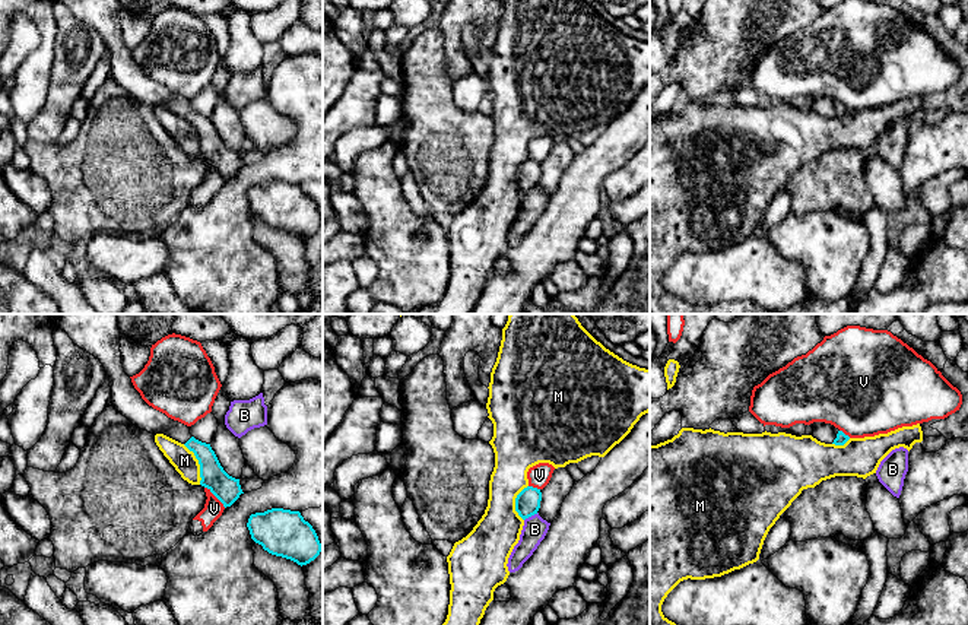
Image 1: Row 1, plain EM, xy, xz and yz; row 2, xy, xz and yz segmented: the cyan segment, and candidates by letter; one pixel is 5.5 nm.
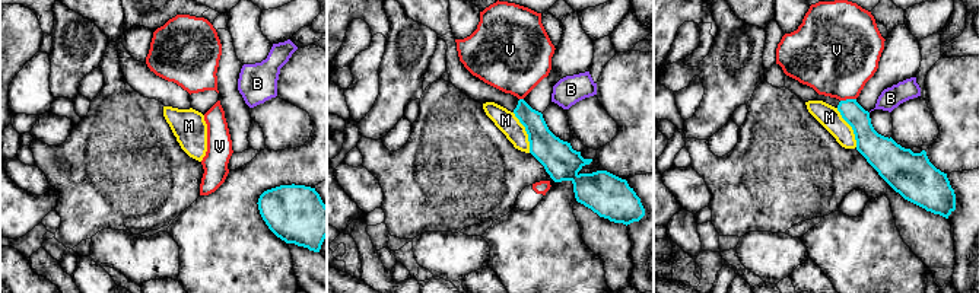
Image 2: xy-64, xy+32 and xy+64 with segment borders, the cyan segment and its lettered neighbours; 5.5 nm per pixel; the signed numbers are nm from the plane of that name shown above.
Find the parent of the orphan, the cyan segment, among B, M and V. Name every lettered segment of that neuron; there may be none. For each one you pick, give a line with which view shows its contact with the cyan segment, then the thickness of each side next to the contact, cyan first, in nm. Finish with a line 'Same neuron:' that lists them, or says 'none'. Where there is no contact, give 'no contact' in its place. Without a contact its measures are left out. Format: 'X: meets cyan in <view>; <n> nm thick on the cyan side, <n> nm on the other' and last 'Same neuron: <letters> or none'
Same neuron: none

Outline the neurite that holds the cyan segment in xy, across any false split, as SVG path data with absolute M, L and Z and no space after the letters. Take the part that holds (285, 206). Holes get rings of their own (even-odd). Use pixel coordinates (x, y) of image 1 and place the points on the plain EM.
M272 181L251 187L247 196L251 212L272 228L307 238L321 225L312 199L299 184Z

